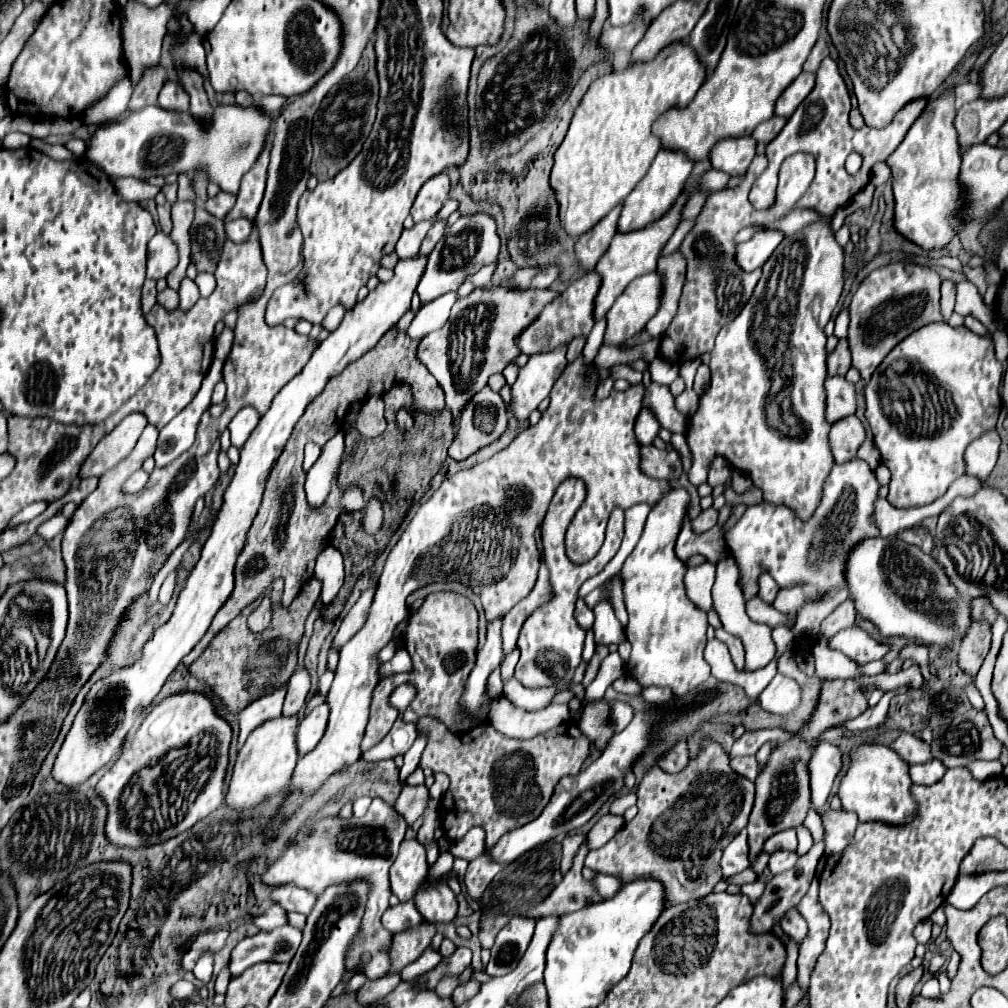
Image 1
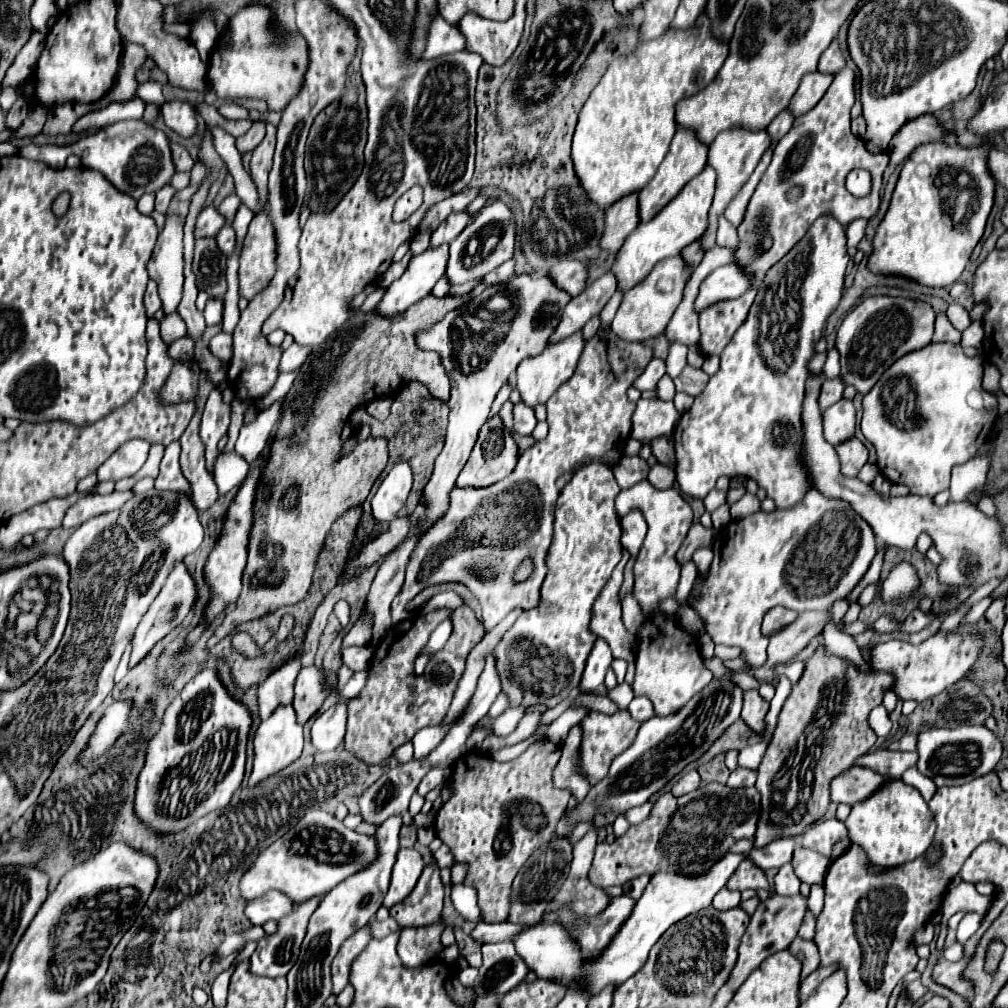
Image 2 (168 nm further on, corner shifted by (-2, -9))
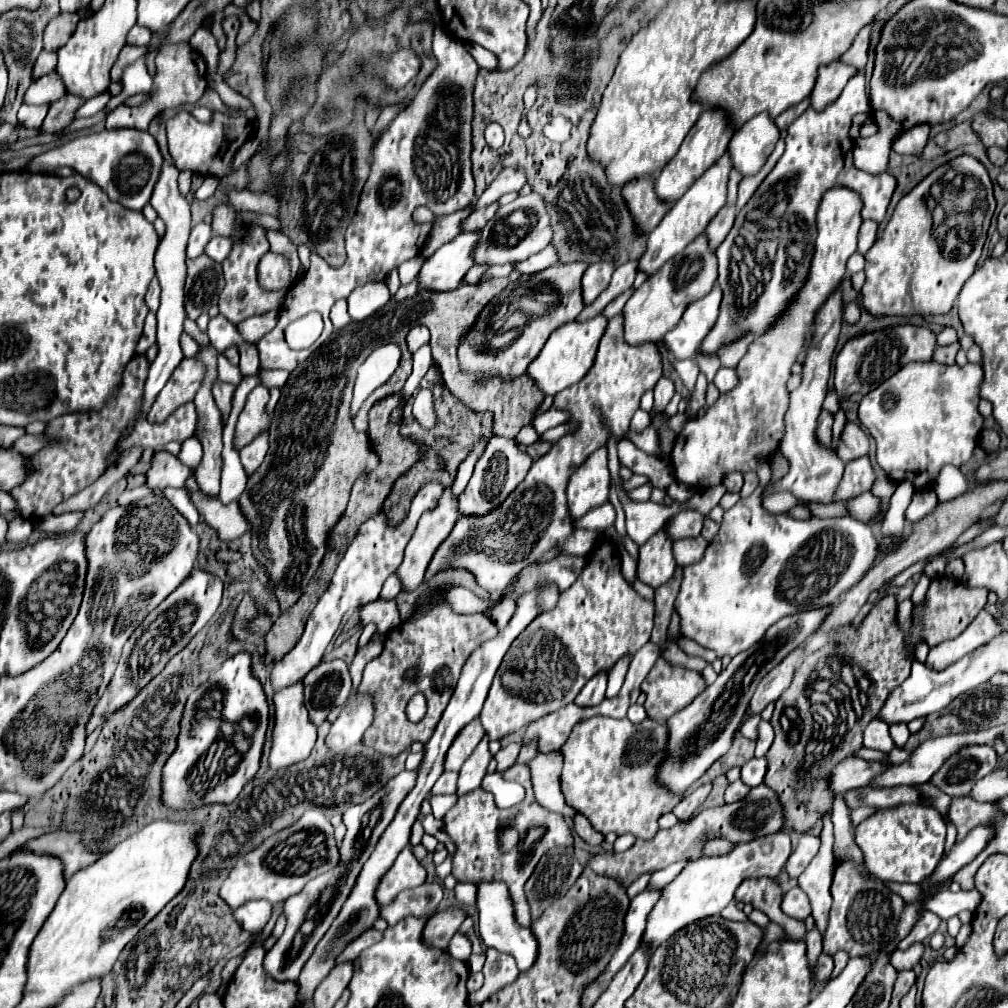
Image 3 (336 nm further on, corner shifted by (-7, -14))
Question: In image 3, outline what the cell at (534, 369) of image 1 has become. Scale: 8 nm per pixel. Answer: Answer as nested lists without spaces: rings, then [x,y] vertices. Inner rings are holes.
[[[599,314],[595,320],[593,318],[587,320],[587,322],[577,322],[575,320],[567,326],[561,326],[559,330],[555,330],[549,336],[549,340],[545,342],[539,356],[527,368],[527,376],[543,392],[543,396],[555,396],[557,392],[577,384],[589,372],[589,368],[593,366],[597,344],[603,336],[605,326],[607,326],[607,320],[605,320],[603,314]]]

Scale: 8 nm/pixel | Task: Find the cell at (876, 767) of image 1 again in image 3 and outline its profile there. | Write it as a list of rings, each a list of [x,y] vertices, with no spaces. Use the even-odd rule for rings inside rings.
[[[923,804],[895,806],[877,810],[855,828],[855,842],[863,850],[867,870],[883,882],[913,882],[919,884],[929,876],[941,856],[945,844],[945,822],[941,814]]]

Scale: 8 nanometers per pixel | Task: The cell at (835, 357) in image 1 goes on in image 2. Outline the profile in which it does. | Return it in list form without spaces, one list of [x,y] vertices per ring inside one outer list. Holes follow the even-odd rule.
[[[840,379],[824,381],[824,383],[822,383],[820,399],[818,399],[822,413],[824,413],[830,405],[834,405],[836,401],[840,401],[840,399],[842,399],[842,391],[844,391],[844,385],[842,385],[842,381],[840,381]]]

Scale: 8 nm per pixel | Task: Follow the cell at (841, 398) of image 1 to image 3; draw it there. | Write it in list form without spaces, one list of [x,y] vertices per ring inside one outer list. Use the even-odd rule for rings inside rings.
[[[849,422],[845,424],[841,438],[837,440],[837,454],[843,462],[849,462],[853,458],[859,458],[863,454],[869,452],[869,438],[865,436],[865,432],[861,430],[859,424]]]

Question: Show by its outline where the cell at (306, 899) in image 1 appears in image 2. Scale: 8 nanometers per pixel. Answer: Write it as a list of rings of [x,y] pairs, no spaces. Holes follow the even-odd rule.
[[[268,891],[262,897],[248,901],[246,917],[250,919],[252,925],[264,925],[270,919],[278,921],[280,917],[290,913],[292,907],[294,907],[294,903],[290,897],[286,897],[280,891]]]

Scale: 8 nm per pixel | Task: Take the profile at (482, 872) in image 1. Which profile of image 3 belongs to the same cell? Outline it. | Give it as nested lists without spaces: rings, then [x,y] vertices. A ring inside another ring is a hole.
[[[527,764],[509,768],[505,772],[505,780],[519,782],[527,790],[521,804],[501,810],[497,808],[491,792],[473,790],[473,792],[459,796],[457,804],[443,818],[445,832],[455,844],[455,852],[451,854],[451,860],[453,860],[451,874],[459,882],[473,882],[473,884],[493,882],[493,880],[505,882],[511,892],[515,920],[521,926],[531,926],[529,904],[523,894],[523,884],[527,882],[539,858],[547,850],[551,850],[553,846],[573,846],[573,834],[561,814],[549,812],[535,800],[533,784],[531,784],[531,770]]]

